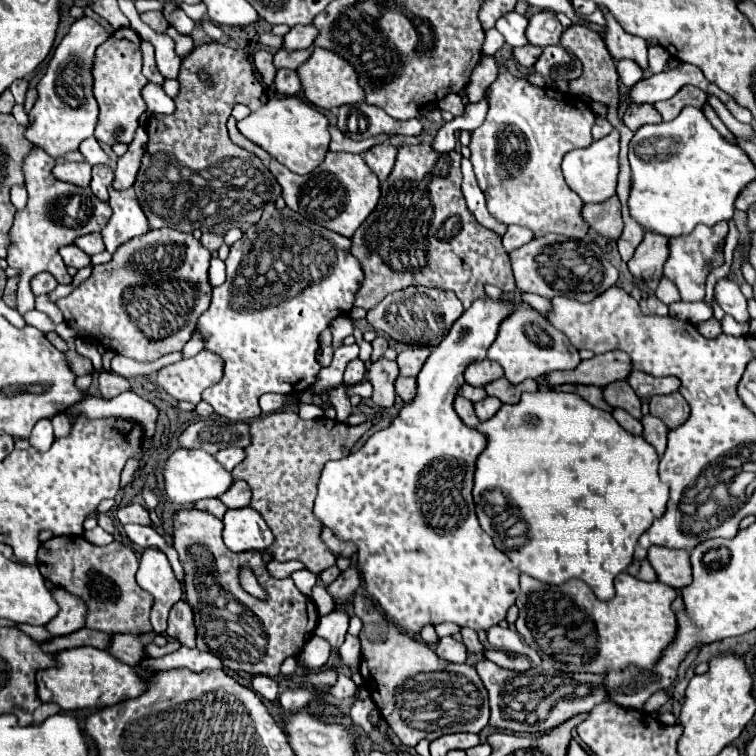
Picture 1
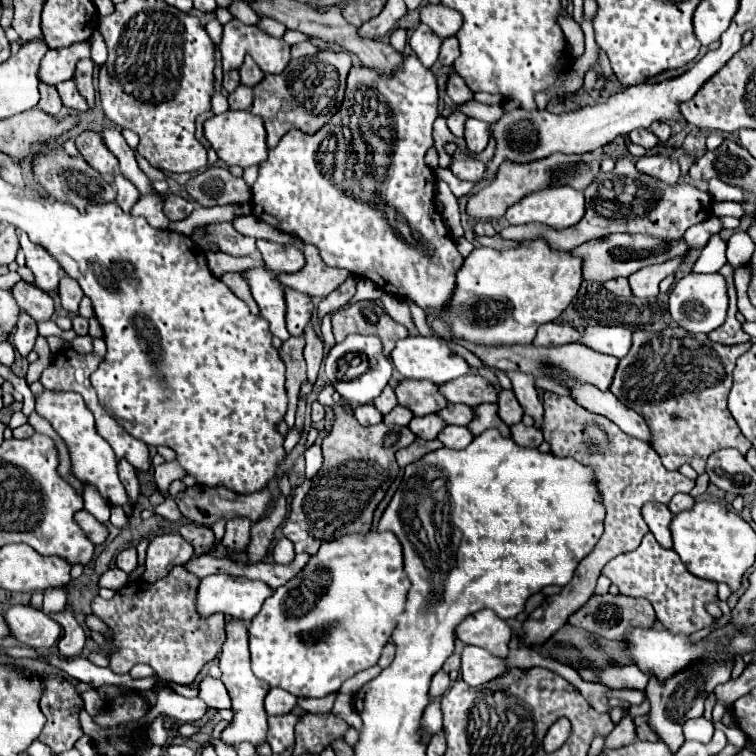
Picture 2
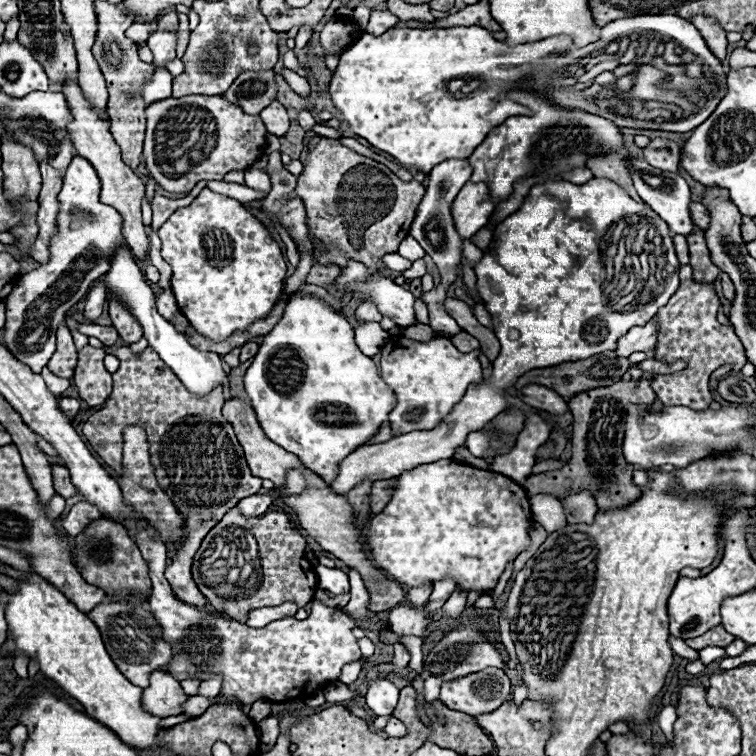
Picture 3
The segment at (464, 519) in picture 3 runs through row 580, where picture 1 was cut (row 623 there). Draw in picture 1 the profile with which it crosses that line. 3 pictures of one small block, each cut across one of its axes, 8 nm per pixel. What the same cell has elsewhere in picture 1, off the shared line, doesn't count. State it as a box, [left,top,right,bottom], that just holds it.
[314,296,518,634]

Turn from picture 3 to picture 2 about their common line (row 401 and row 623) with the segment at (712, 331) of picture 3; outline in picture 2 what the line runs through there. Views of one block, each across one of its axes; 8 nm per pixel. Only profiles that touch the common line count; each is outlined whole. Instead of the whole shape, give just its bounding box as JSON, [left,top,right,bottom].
[602,532,730,634]

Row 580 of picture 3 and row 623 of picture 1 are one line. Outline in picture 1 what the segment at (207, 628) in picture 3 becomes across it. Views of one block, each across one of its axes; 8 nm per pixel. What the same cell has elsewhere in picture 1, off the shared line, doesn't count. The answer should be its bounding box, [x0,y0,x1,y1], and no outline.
[136,548,182,634]

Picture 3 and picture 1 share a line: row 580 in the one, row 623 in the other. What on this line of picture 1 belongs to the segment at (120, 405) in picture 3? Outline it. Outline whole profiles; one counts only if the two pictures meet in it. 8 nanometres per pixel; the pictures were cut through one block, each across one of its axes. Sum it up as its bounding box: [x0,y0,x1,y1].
[164,600,196,648]

